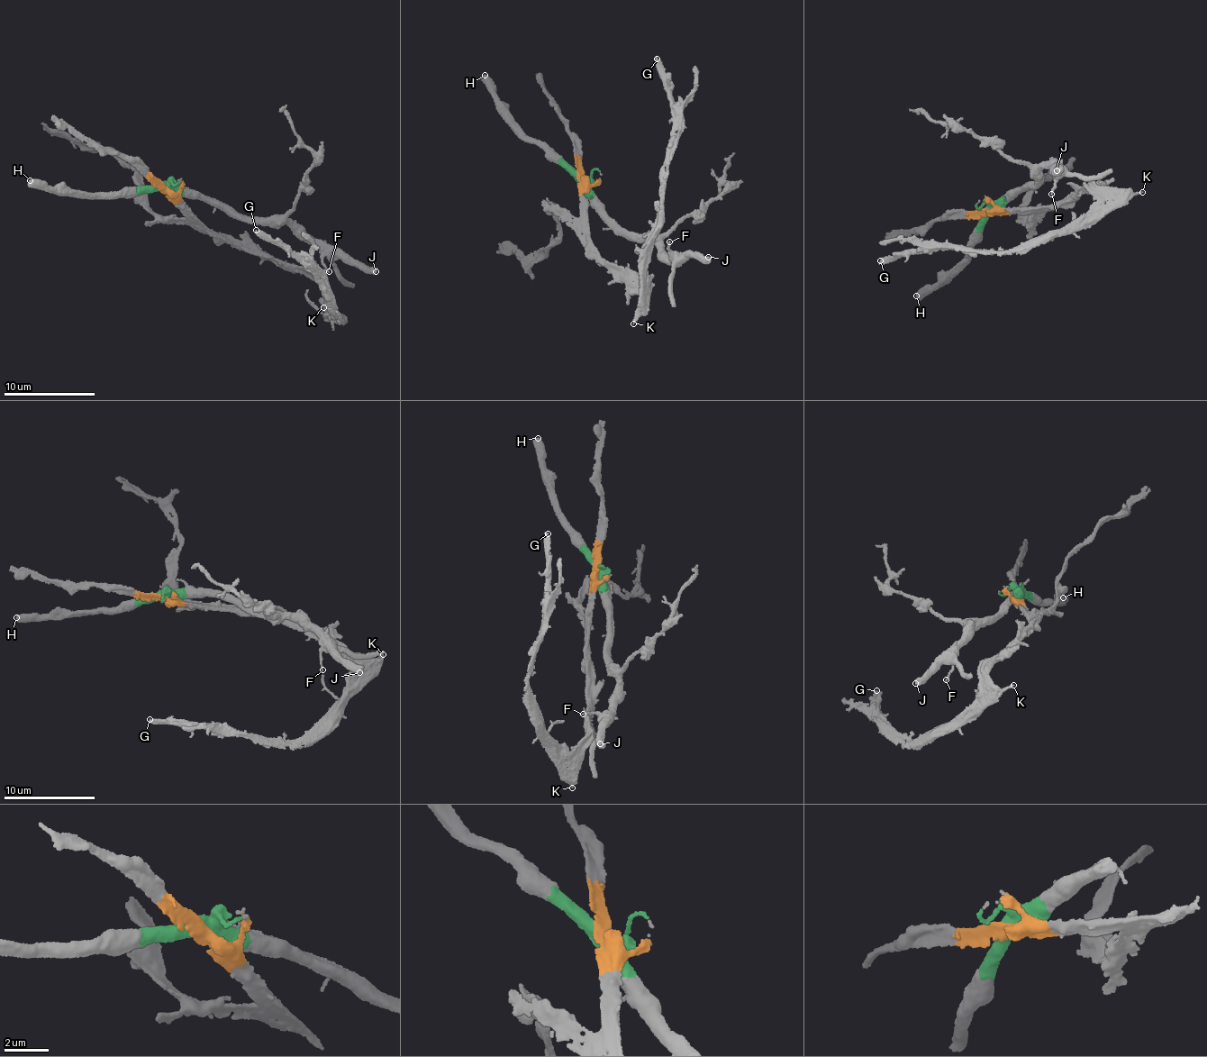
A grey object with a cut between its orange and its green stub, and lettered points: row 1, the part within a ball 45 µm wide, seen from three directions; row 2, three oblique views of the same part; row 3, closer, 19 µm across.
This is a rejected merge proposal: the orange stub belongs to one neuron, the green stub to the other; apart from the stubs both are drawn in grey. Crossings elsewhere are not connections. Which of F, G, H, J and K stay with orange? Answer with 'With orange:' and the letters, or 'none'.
With orange: G, K

